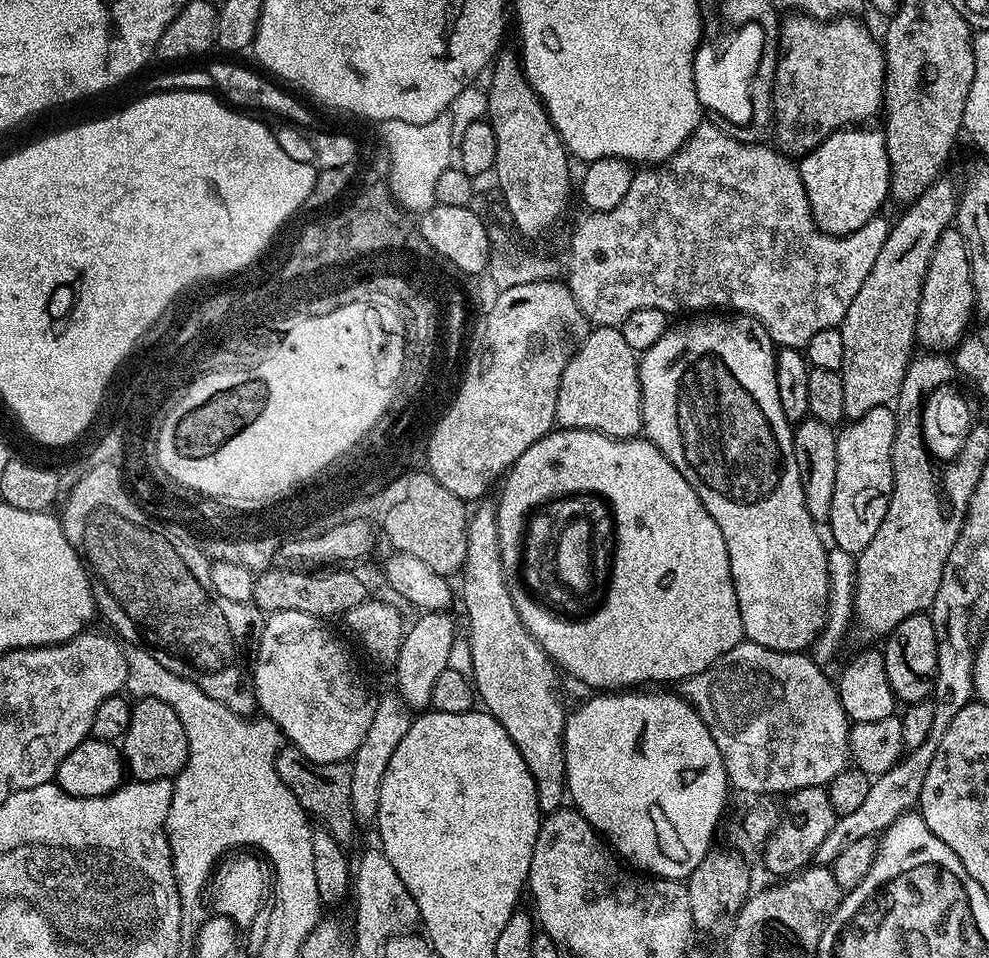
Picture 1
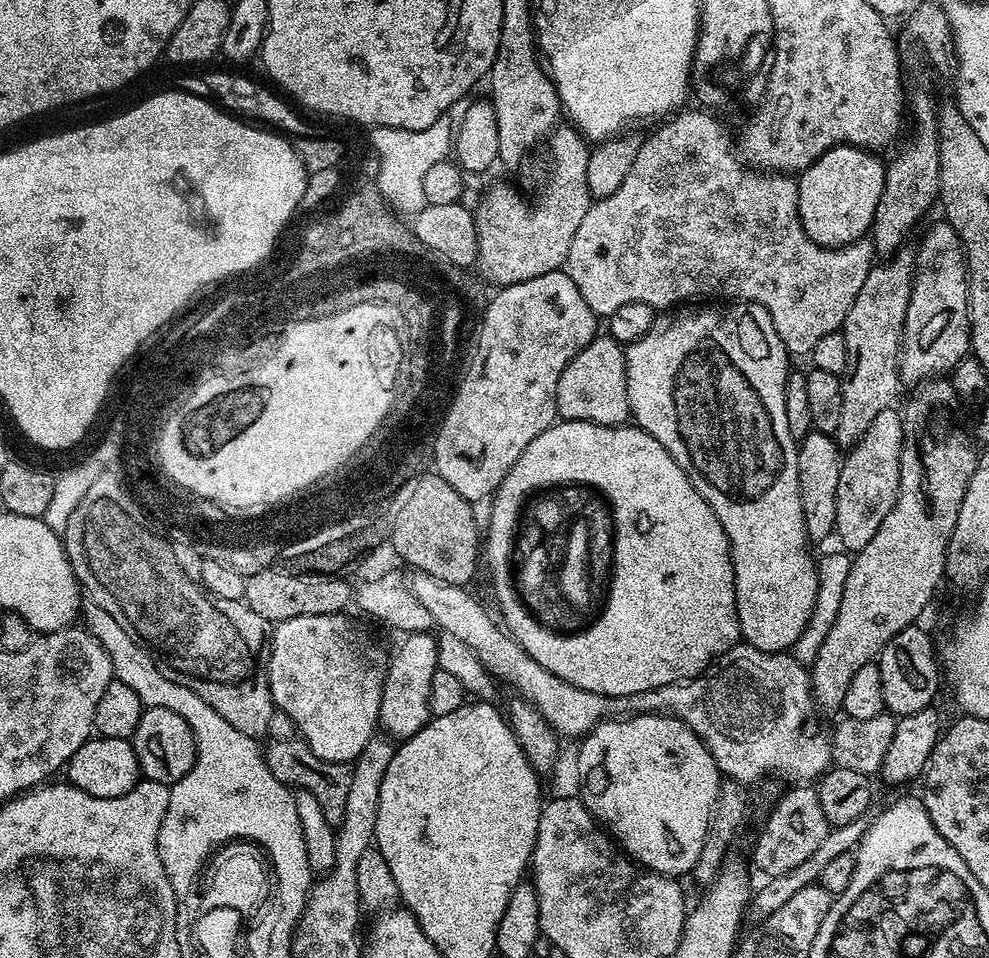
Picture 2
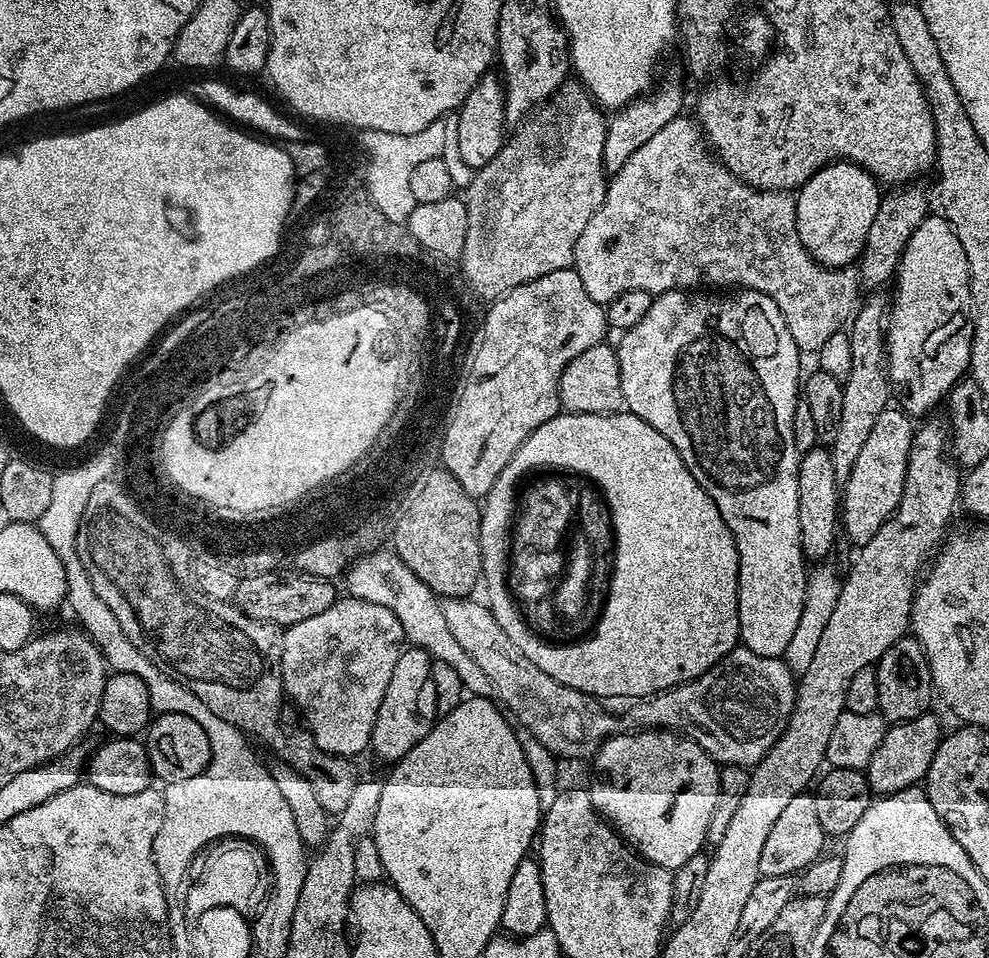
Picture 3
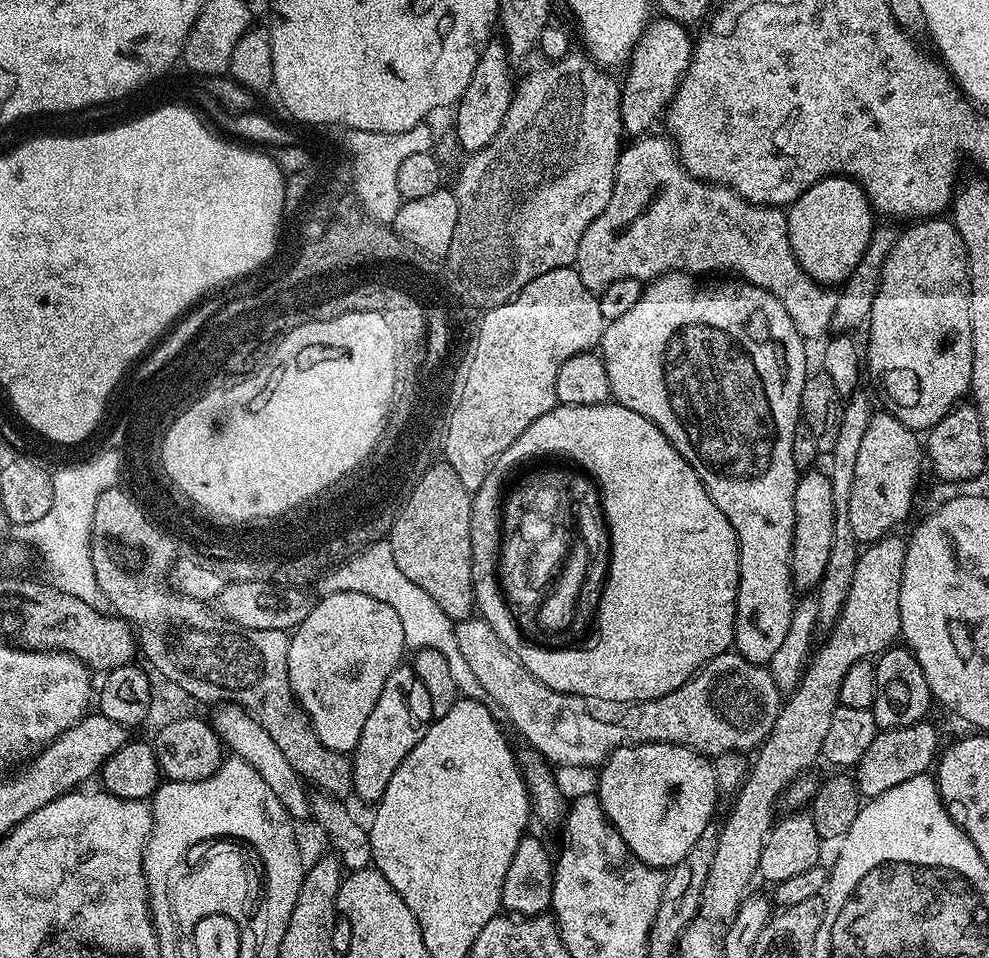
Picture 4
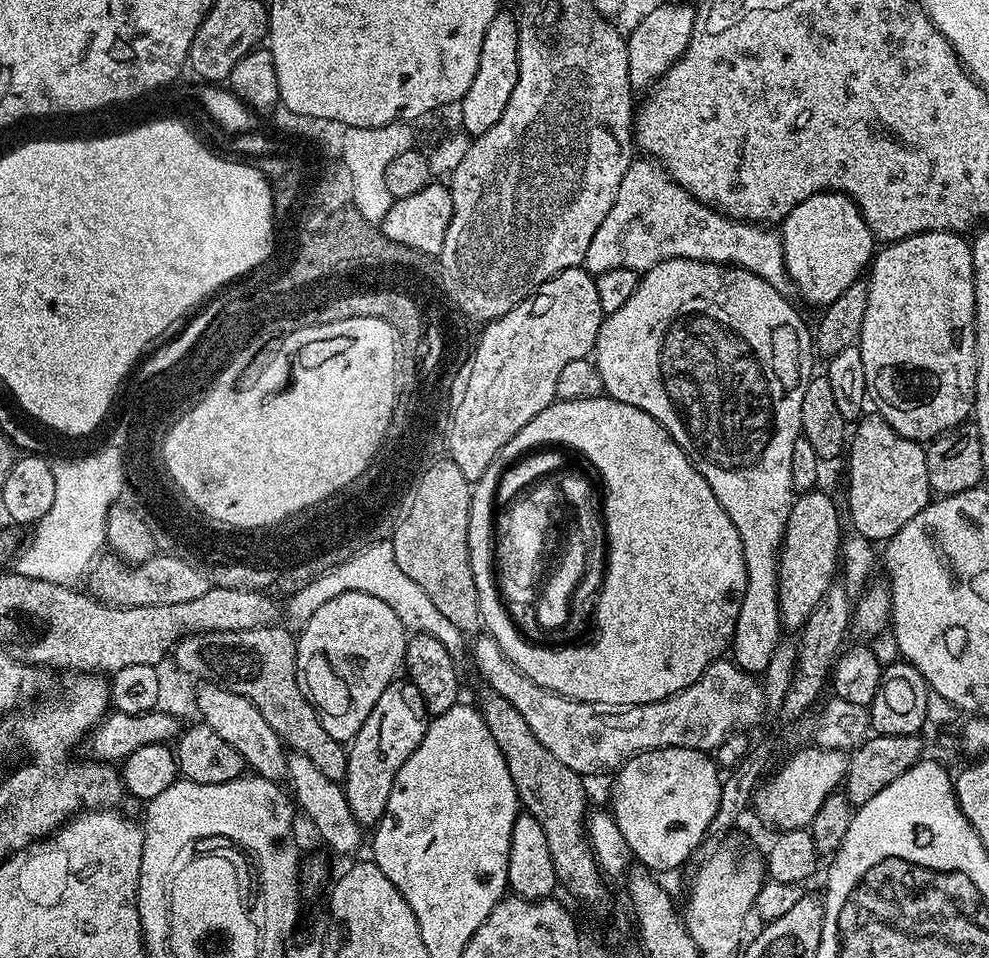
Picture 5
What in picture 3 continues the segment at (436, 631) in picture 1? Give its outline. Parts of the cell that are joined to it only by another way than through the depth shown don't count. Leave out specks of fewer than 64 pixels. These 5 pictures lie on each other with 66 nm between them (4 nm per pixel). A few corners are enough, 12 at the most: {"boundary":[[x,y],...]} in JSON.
{"boundary":[[401,651],[370,752],[395,762],[438,717],[433,659]]}

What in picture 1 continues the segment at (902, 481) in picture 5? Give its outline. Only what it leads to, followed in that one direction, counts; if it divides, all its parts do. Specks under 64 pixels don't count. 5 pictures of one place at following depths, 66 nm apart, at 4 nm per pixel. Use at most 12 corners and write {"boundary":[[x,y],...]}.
{"boundary":[[896,413],[836,432],[826,521],[859,554],[882,526],[894,482]]}

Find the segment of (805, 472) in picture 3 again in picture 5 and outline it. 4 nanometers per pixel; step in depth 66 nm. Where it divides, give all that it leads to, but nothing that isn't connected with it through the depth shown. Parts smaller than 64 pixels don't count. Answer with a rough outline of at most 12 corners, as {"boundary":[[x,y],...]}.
{"boundary":[[821,490],[792,501],[780,622],[800,630],[838,576],[842,531]]}

